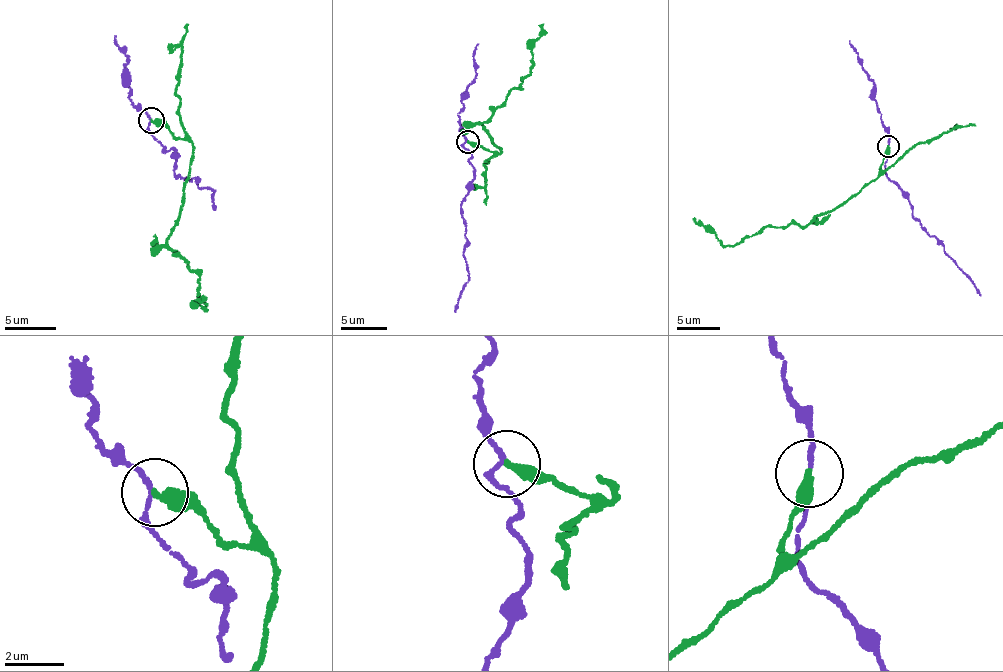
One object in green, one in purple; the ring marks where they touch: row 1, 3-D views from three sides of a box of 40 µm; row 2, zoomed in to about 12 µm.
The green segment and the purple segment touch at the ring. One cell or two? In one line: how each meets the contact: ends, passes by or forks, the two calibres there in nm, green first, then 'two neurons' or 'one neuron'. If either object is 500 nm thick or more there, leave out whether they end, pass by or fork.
green ends; purple passes by; calibres 380 and 140 nm; two neurons

